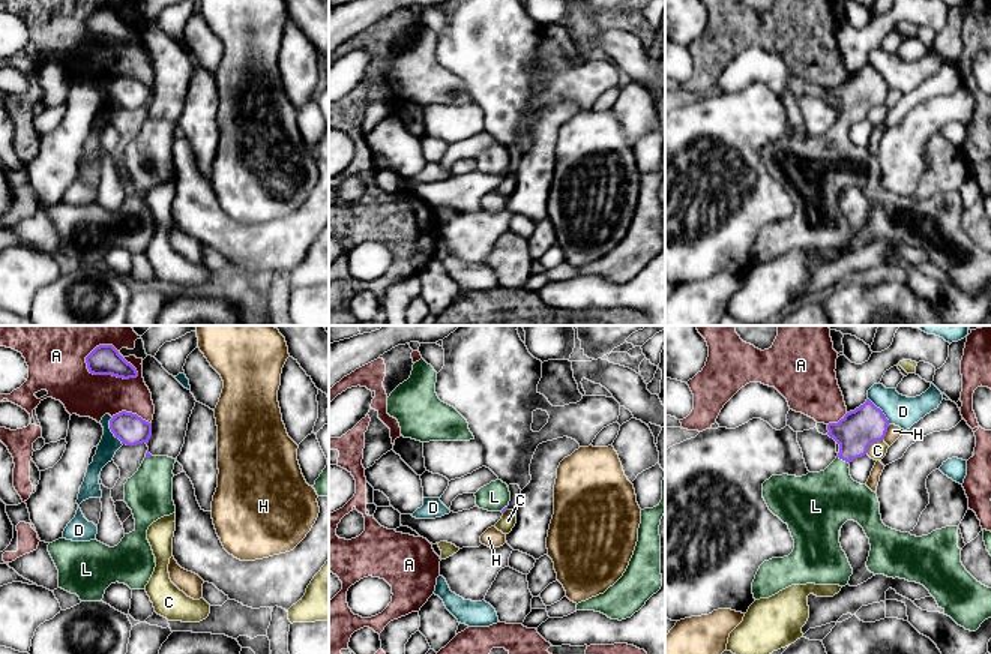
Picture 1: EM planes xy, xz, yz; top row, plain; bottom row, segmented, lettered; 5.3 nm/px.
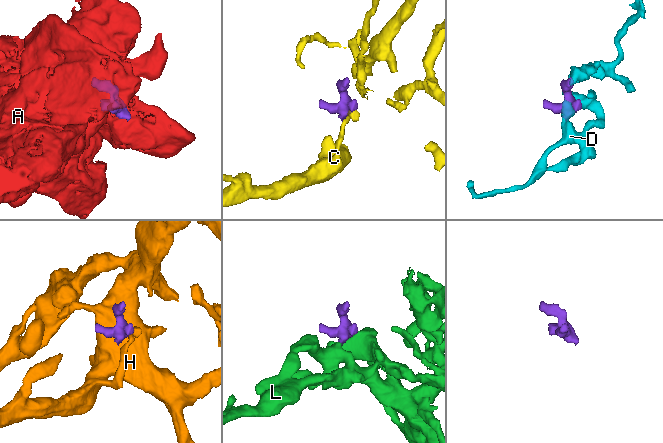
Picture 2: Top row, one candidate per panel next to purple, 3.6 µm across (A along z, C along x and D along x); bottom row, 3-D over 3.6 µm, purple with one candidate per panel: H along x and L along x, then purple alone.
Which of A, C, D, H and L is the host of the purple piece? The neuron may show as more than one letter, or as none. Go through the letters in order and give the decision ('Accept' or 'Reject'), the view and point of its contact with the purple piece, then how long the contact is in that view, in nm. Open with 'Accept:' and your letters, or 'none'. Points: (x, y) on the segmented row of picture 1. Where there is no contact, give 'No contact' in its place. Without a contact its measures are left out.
Accept: L
A: Reject. Touches purple at xy (107, 374). Shared border 320 nm
C: Reject. Touches purple at yz (873, 441). Shared border 130 nm
D: Reject. Touches purple at xy (111, 431). Shared border 160 nm
H: Reject. Touches purple at yz (886, 431). Shared border 90 nm
L: Accept. Touches purple at yz (843, 459). Shared border 80 nm

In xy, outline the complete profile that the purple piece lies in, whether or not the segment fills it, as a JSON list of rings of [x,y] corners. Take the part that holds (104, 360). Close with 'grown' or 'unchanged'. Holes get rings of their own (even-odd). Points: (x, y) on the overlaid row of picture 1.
[[[99,345],[86,357],[87,369],[93,375],[137,378],[137,369],[128,363],[113,345]]]; unchanged

